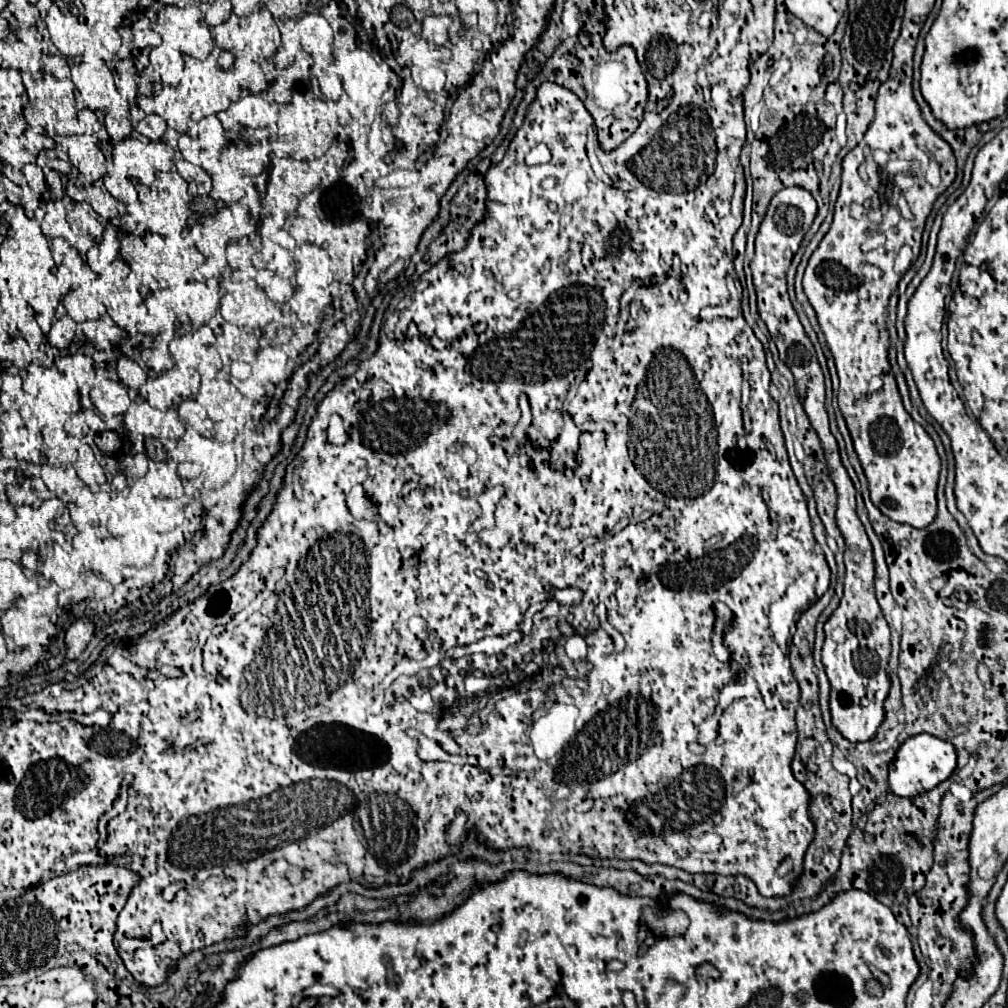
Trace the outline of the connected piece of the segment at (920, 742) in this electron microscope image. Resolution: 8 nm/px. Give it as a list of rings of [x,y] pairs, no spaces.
[[[917,734],[909,738],[895,756],[895,762],[889,770],[889,786],[895,796],[913,798],[921,792],[929,792],[941,782],[945,782],[957,768],[957,752],[951,742],[941,740],[933,734]]]

